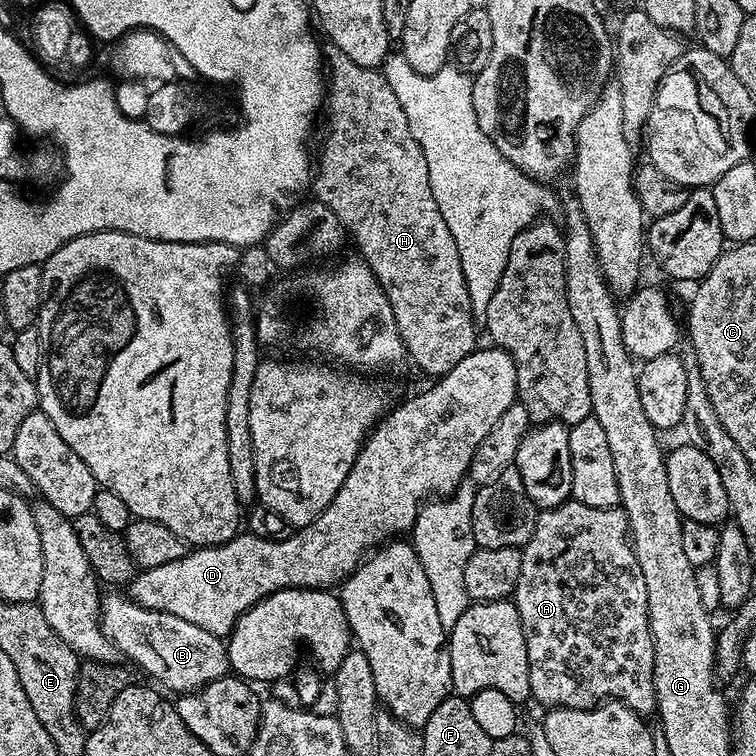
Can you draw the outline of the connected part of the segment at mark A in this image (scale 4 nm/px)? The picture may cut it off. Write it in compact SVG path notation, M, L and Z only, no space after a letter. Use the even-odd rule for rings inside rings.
M569 499L567 502L560 504L557 508L550 508L541 511L536 518L534 526L534 534L528 539L527 544L522 549L522 574L518 574L518 586L514 593L514 603L520 621L522 622L522 630L526 638L526 658L530 666L530 690L532 691L531 699L537 700L538 703L544 704L545 709L550 708L591 708L601 702L610 700L619 700L621 704L626 705L630 710L634 710L645 718L651 717L656 711L656 691L654 690L654 642L650 634L650 626L648 625L648 603L646 602L646 578L642 578L642 566L638 566L638 558L632 549L632 537L628 530L628 519L624 513L623 507L607 508L606 510L598 510L594 506L582 506L577 500Z

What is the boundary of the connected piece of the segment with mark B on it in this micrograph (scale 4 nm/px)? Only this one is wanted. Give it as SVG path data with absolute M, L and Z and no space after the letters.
M127 594L103 597L100 628L124 658L133 660L146 675L153 676L157 685L165 684L169 693L192 692L229 675L228 650L221 637L194 626L194 622L174 618L174 614L138 606Z

